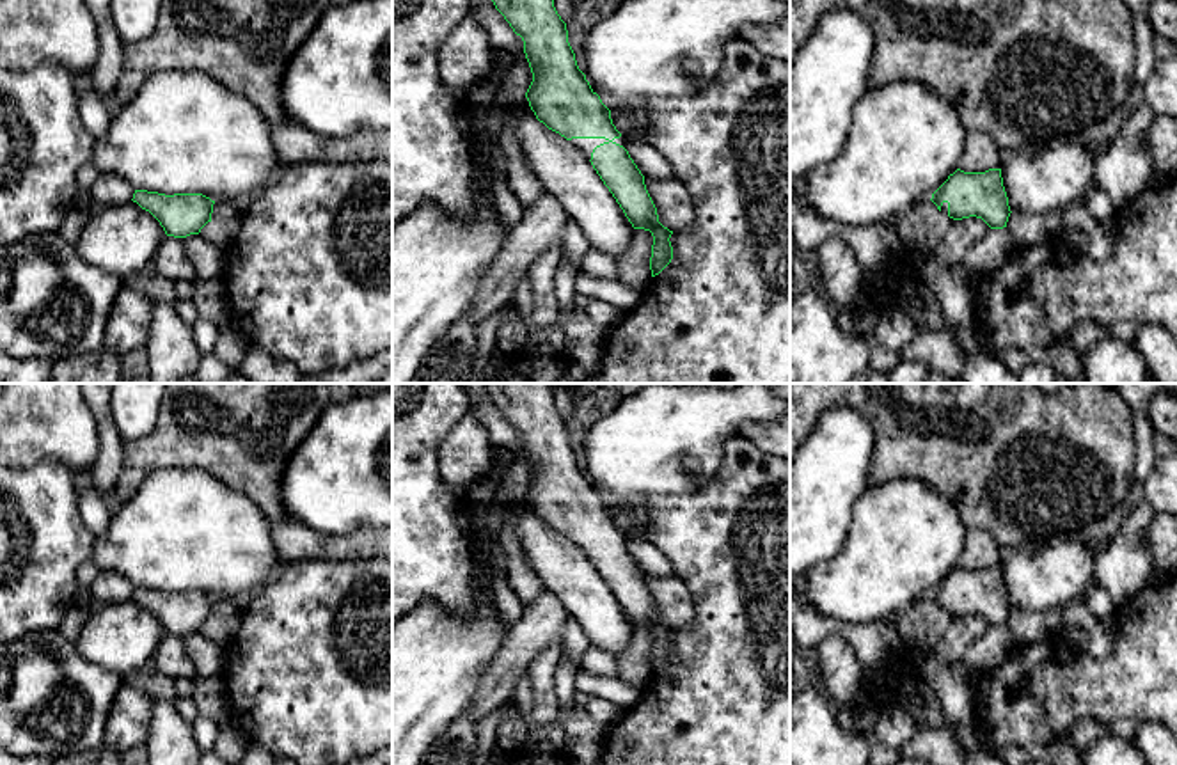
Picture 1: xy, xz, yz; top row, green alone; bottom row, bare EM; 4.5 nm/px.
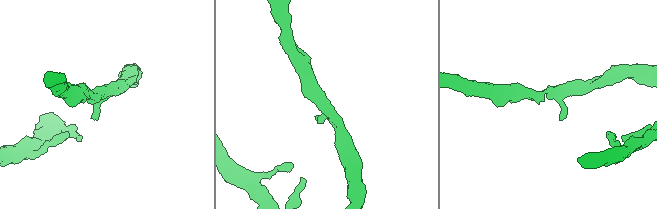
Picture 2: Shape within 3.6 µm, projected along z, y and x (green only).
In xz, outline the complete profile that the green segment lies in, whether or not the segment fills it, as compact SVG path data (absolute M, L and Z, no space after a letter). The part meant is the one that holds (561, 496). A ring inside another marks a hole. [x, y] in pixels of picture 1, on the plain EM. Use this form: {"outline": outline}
{"outline": "M483 383L495 406L504 414L513 430L524 438L533 479L525 490L536 517L579 545L609 586L634 627L650 628L653 634L650 667L659 673L673 657L671 632L659 619L657 605L646 588L644 573L627 548L627 536L616 527L611 508L591 486L579 467L568 440L566 421L554 405L554 383Z"}

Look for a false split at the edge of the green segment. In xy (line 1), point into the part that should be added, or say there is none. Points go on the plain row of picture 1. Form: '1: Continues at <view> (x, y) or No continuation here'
1: No continuation here

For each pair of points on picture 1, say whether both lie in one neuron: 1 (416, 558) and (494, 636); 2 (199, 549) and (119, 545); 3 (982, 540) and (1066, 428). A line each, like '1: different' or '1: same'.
1: different
2: same
3: different

